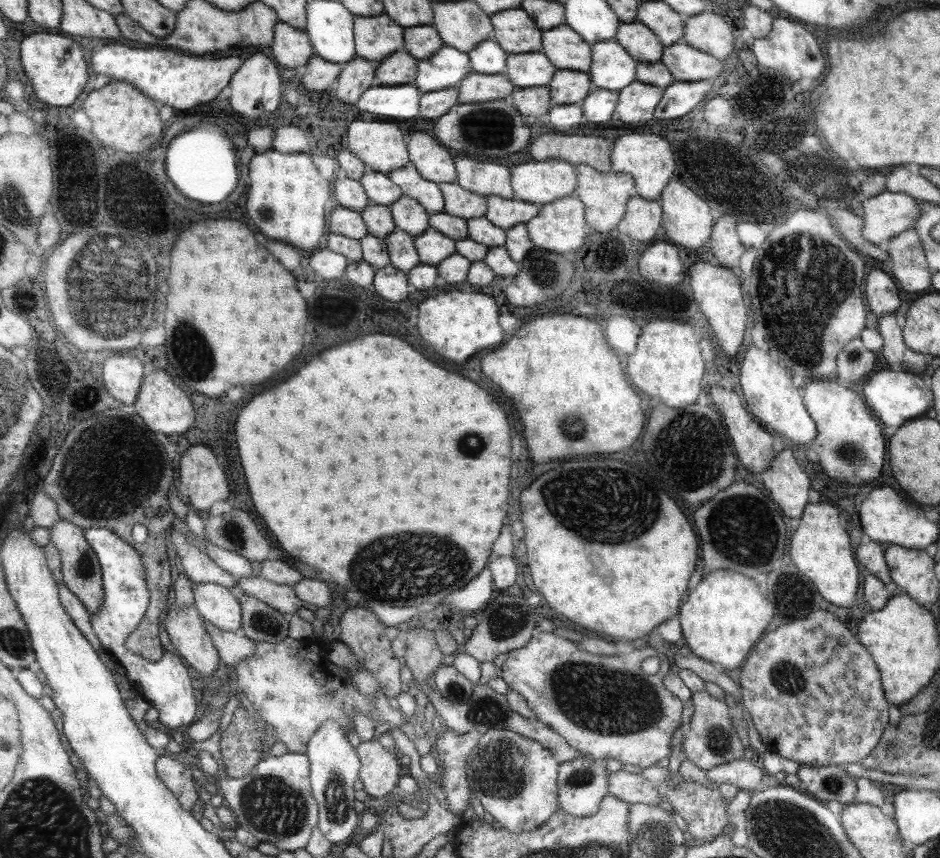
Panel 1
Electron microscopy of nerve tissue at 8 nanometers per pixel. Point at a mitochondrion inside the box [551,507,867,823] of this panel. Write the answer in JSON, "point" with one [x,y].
{"point":[787,678]}

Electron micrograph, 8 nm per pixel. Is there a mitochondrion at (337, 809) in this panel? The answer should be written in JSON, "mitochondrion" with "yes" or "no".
{"mitochondrion":"yes"}

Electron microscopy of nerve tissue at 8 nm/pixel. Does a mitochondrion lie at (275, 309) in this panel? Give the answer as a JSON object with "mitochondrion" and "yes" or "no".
{"mitochondrion":"no"}

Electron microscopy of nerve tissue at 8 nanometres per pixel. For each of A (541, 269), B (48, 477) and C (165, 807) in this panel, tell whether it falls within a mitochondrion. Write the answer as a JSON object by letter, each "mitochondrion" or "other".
{"A":"mitochondrion","B":"other","C":"other"}

